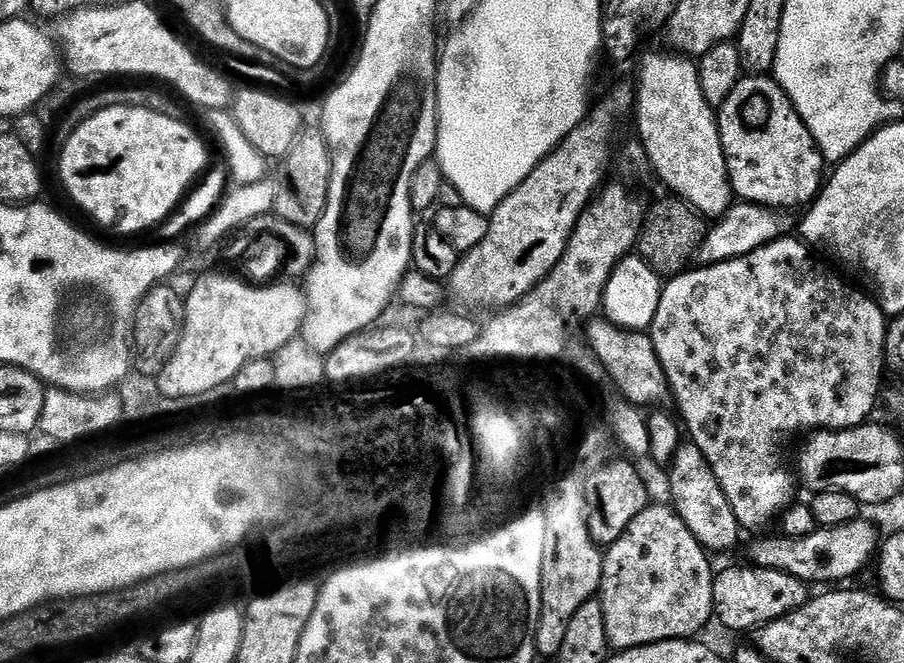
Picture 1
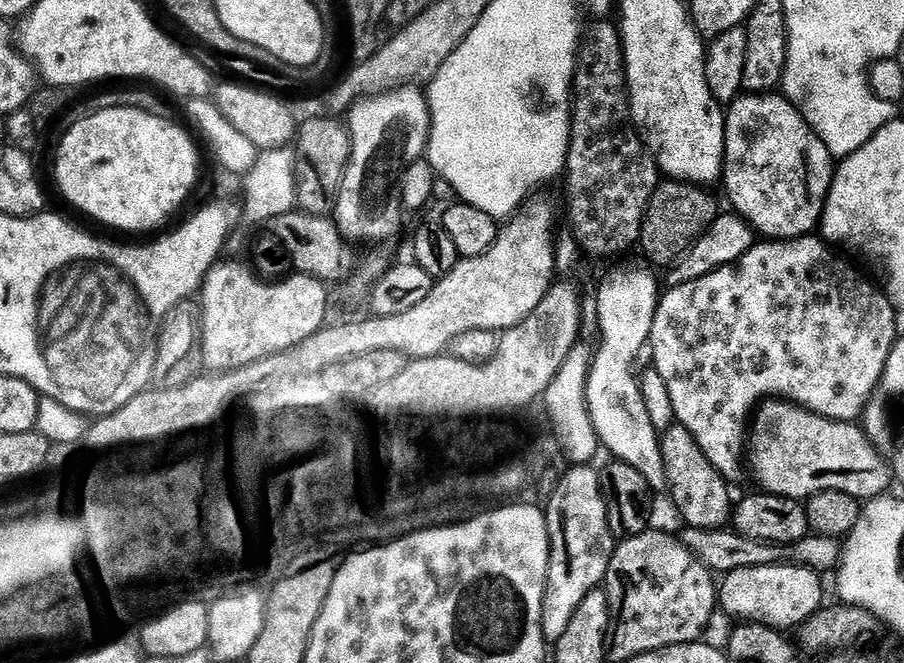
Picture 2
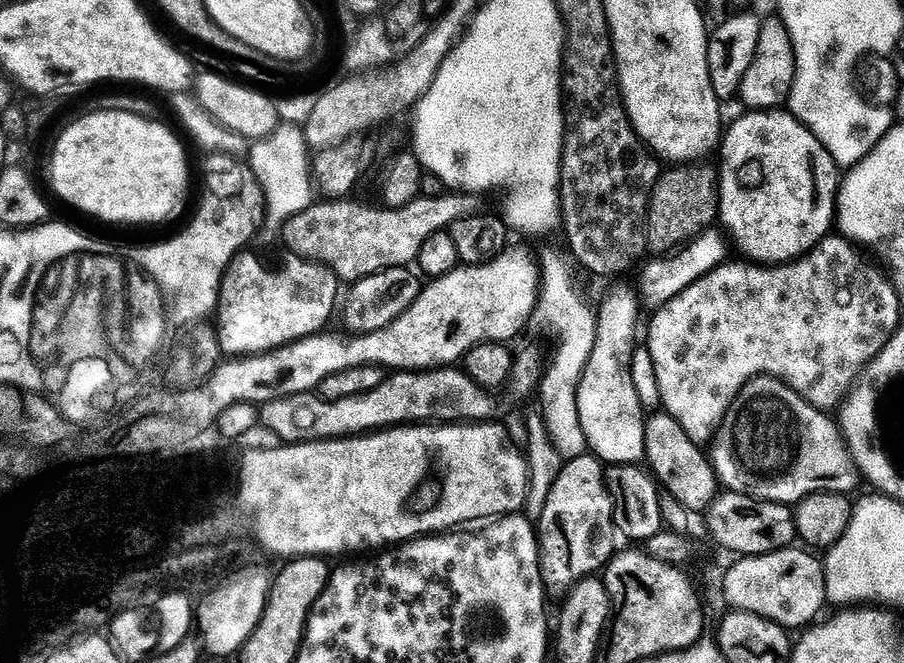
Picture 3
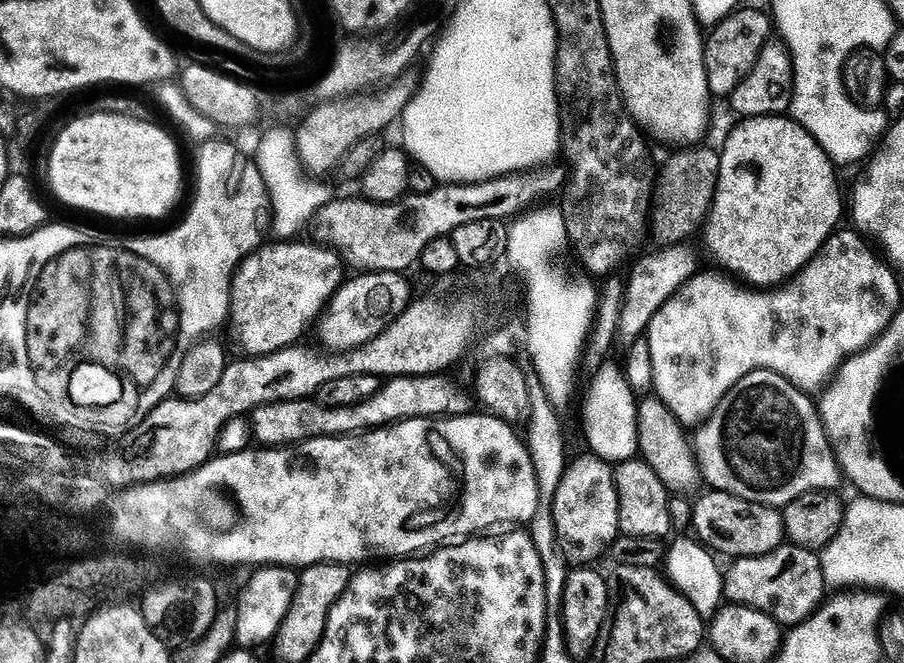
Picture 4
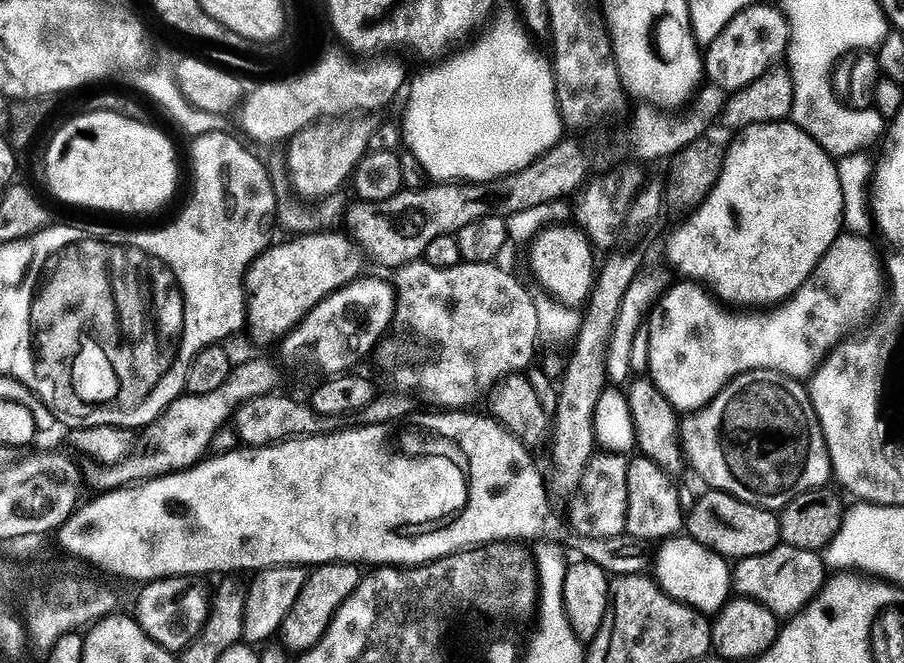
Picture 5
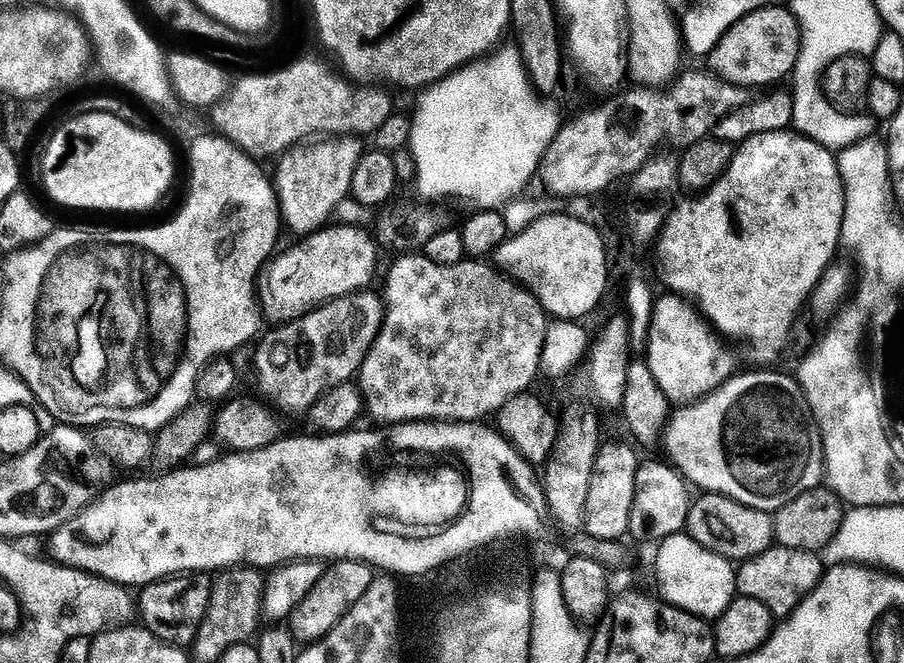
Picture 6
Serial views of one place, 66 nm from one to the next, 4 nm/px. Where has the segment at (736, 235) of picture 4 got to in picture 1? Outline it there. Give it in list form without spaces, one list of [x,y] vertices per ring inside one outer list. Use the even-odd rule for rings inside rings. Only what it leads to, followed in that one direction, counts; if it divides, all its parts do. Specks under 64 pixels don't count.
[[[748,74],[741,78],[738,86],[734,86],[734,91],[730,93],[730,98],[726,98],[726,102],[718,109],[718,123],[720,141],[729,168],[729,180],[735,195],[743,203],[781,210],[780,208],[796,208],[799,204],[811,205],[820,195],[822,181],[826,176],[826,161],[820,155],[820,149],[816,147],[810,130],[802,122],[790,98],[771,75]]]

